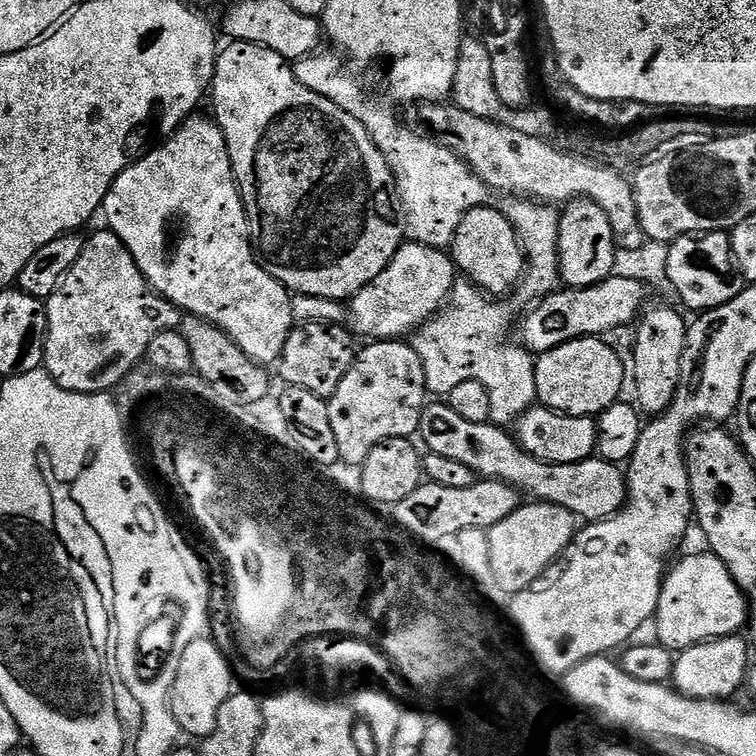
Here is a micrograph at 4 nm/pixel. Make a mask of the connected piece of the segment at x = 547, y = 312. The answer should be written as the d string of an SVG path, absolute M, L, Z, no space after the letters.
M611 275L608 279L598 282L589 288L570 288L551 292L543 297L524 316L524 321L519 321L519 343L533 354L541 354L572 339L584 337L607 337L607 332L615 328L624 328L635 325L641 312L646 307L644 300L646 285L634 278L622 278Z

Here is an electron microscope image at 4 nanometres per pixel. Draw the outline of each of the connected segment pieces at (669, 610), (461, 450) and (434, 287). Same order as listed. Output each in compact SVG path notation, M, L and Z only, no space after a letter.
M703 551L684 556L680 561L677 559L667 569L658 598L654 617L655 639L674 654L708 640L735 636L748 623L748 597L738 582L734 582L724 563L711 551Z
M428 402L424 405L424 413L420 419L419 439L424 439L423 447L428 452L443 454L445 458L454 458L458 462L470 466L477 477L486 480L501 480L517 488L525 497L536 502L557 504L570 510L573 516L584 522L595 522L610 518L614 513L624 507L628 498L628 481L621 465L611 464L599 458L574 462L573 464L551 464L534 458L521 446L511 431L505 430L501 425L491 422L466 422L466 418L454 414L446 402Z
M405 242L400 245L386 270L382 270L374 282L358 290L358 294L352 297L351 331L360 338L368 336L364 338L372 342L407 337L447 304L448 295L457 279L456 263L445 249Z

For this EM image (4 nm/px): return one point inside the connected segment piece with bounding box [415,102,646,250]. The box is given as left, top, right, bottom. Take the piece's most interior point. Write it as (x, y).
(521, 166)

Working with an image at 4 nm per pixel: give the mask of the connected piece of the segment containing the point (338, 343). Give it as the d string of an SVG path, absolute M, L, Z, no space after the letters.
M343 323L296 324L286 338L278 369L285 385L302 386L302 390L311 390L327 398L334 394L334 390L338 390L338 382L346 378L346 370L350 370L356 361L357 351L357 337Z

